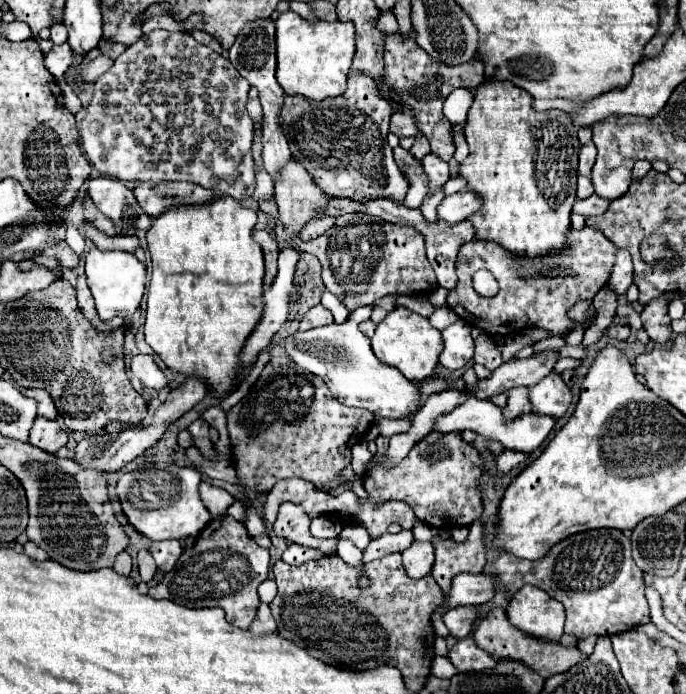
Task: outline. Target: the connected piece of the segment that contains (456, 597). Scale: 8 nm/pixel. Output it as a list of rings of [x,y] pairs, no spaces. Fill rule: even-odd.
[[[460,573],[452,579],[448,597],[444,599],[444,609],[480,605],[494,597],[494,579],[486,573]]]

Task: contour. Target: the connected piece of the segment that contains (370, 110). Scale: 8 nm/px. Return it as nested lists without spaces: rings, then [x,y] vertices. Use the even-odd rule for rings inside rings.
[[[350,71],[348,89],[340,97],[310,101],[302,95],[286,95],[280,127],[290,143],[292,159],[304,165],[314,183],[332,197],[378,199],[390,197],[404,201],[408,181],[394,163],[392,149],[386,141],[392,107],[376,91],[370,75]]]

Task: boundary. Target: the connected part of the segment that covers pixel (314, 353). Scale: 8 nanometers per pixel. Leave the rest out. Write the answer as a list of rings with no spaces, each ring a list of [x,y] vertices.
[[[373,305],[362,306],[351,313],[348,321],[342,325],[332,323],[326,327],[296,331],[284,339],[284,351],[300,369],[318,375],[340,403],[368,409],[376,417],[396,419],[416,409],[420,391],[416,383],[408,383],[408,379],[404,379],[396,367],[378,361],[372,353],[370,339],[358,327],[360,322],[370,318],[368,314],[372,310]]]

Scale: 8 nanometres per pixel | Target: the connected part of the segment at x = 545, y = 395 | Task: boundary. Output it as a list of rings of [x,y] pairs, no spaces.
[[[550,373],[534,387],[528,387],[528,399],[532,403],[532,413],[558,419],[566,413],[572,401],[572,393],[558,373]]]

